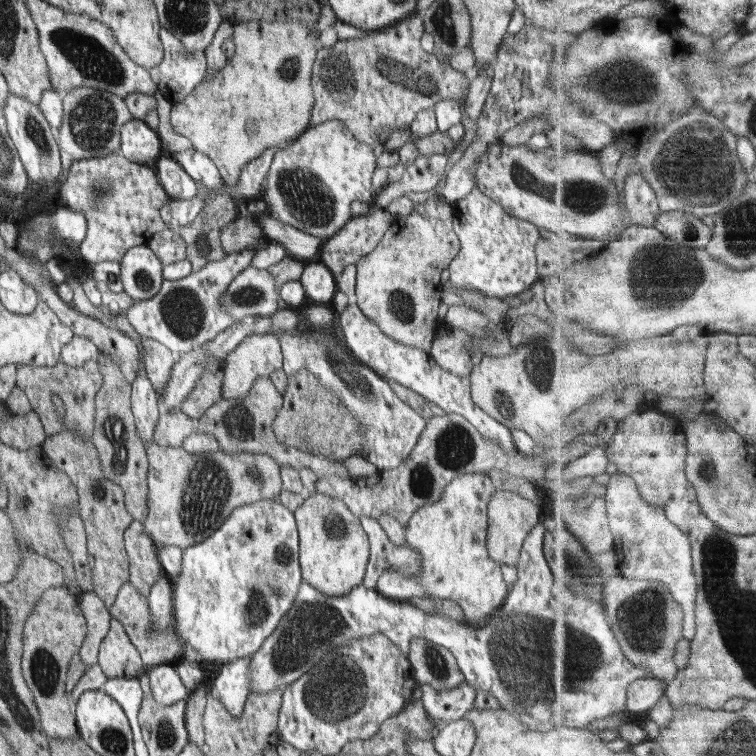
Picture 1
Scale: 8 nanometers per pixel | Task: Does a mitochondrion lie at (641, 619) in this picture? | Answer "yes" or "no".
yes

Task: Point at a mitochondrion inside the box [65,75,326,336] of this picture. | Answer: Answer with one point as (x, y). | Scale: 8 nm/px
(100, 188)

